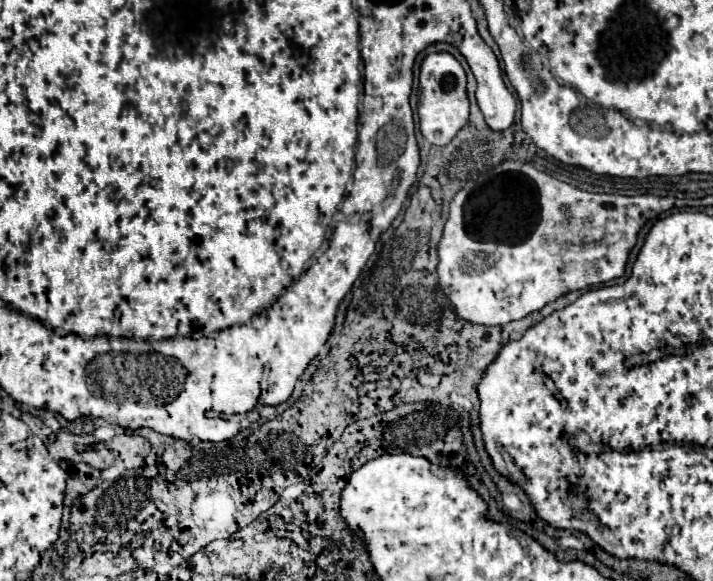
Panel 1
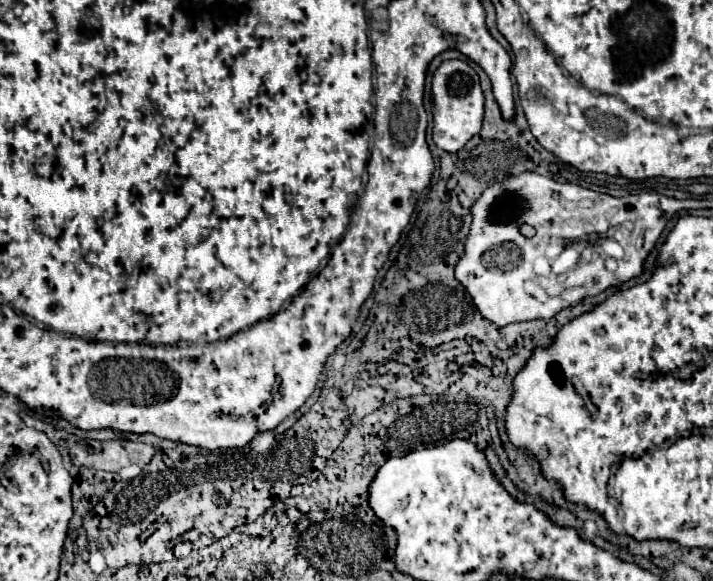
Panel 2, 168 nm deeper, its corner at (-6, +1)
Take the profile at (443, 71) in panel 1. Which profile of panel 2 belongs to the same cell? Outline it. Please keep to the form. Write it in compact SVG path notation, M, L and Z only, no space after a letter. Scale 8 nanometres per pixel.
M450 59L440 63L432 79L432 99L434 99L432 139L440 149L448 153L456 153L482 127L484 95L482 95L476 71L466 61L460 61L460 59Z

